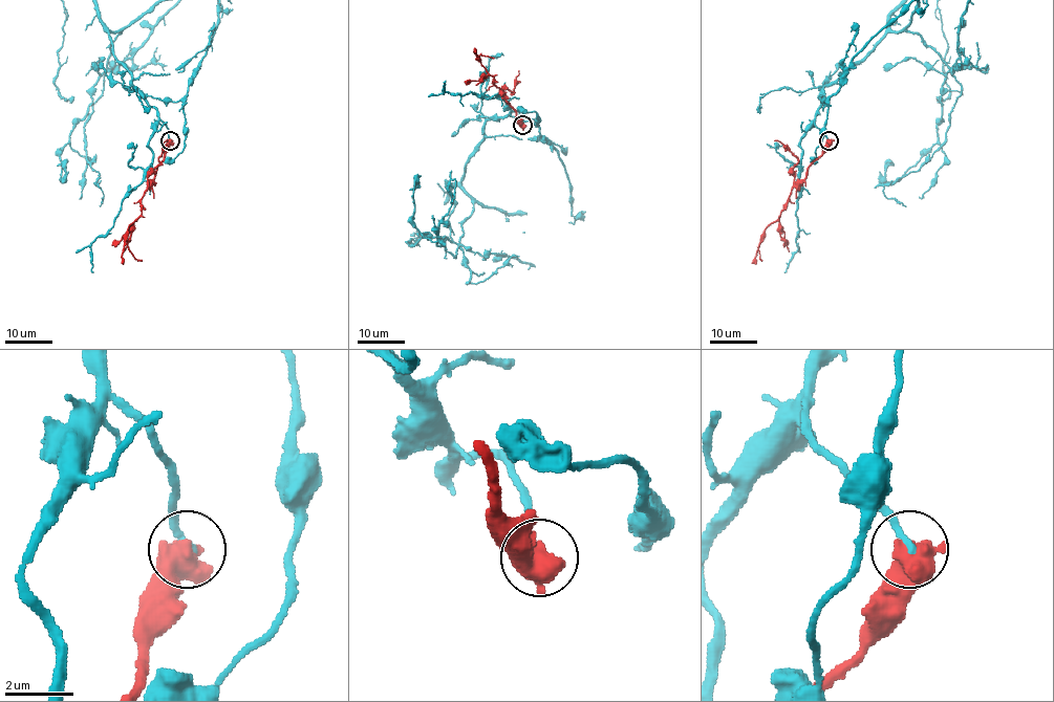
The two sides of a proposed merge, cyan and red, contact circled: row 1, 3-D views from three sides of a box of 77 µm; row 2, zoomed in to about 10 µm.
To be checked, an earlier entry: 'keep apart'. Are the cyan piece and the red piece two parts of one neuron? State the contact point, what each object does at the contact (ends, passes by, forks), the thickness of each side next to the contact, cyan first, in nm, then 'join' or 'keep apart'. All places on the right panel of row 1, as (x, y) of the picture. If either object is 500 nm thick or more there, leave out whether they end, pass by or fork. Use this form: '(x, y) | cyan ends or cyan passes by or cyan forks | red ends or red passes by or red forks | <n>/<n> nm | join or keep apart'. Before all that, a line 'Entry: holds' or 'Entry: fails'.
Entry: holds
(829, 140) | 200/850 nm | keep apart

